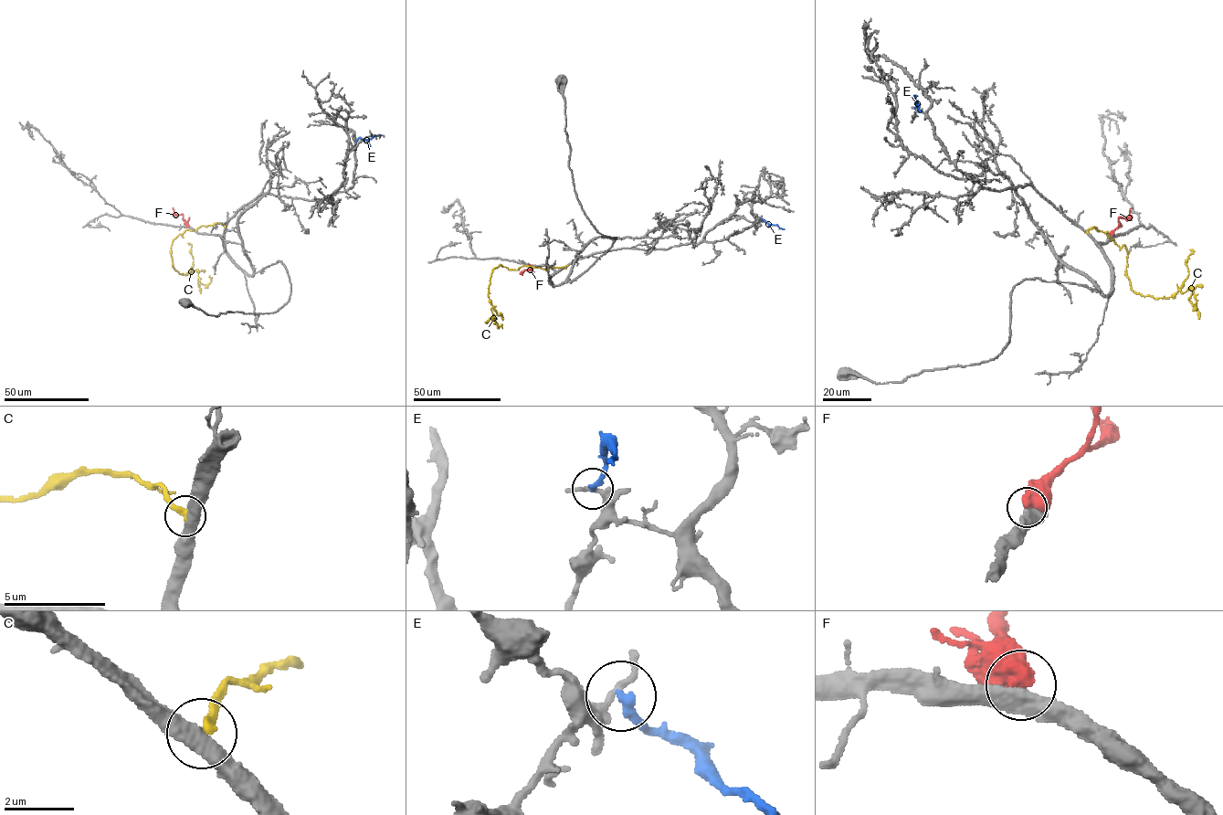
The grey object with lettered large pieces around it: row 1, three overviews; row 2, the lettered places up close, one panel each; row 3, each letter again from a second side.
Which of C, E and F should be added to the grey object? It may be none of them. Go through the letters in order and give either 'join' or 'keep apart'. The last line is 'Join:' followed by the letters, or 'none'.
C: keep apart
E: keep apart
F: keep apart
Join: none

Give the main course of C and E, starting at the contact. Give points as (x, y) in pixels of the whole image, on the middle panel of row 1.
C: (566, 266), (545, 270), (494, 268), (488, 294), (491, 319), (502, 324)
E: (761, 217), (784, 229)

